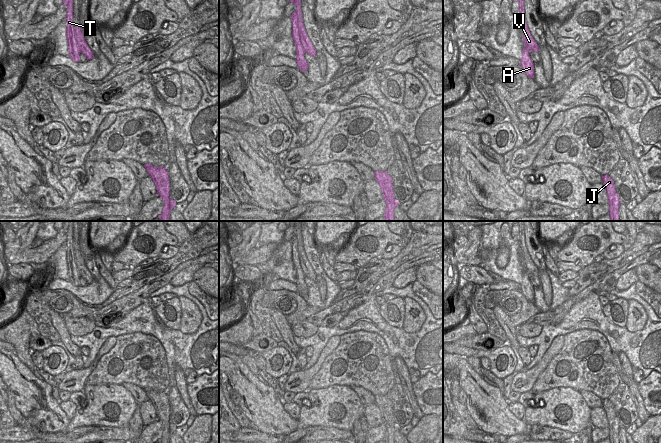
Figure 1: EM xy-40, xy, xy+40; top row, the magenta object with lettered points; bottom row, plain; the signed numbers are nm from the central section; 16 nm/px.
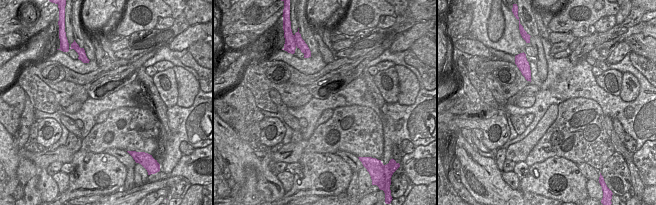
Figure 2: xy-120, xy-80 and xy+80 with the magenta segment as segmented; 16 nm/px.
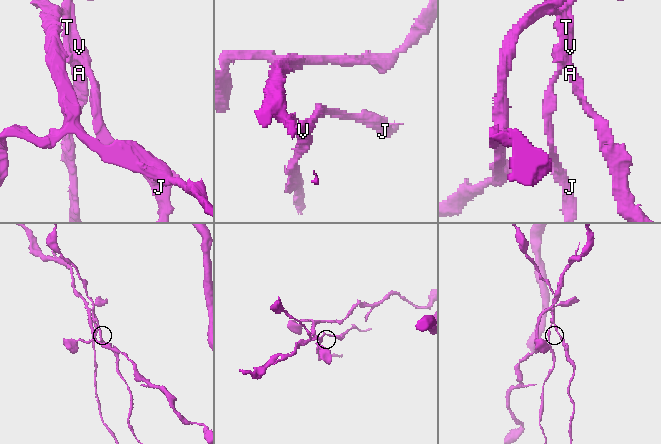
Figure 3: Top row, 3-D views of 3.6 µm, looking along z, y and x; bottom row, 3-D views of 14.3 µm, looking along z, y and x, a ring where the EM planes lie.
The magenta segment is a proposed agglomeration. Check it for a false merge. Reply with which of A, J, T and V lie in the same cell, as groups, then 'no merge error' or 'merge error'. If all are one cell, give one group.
groups A T / J V; merge error

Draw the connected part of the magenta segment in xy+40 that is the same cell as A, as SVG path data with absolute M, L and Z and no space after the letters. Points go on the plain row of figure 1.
M525 270L522 276L521 292L529 302L534 302L534 287L529 280L529 273Z

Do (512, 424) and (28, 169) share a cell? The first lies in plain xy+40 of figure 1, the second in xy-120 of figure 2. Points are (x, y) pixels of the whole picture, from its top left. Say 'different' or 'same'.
different

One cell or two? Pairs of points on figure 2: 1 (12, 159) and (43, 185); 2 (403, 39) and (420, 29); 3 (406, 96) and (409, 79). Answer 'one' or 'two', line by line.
1: one
2: one
3: one

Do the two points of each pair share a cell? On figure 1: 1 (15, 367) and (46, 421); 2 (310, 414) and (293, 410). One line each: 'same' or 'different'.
1: same
2: different

